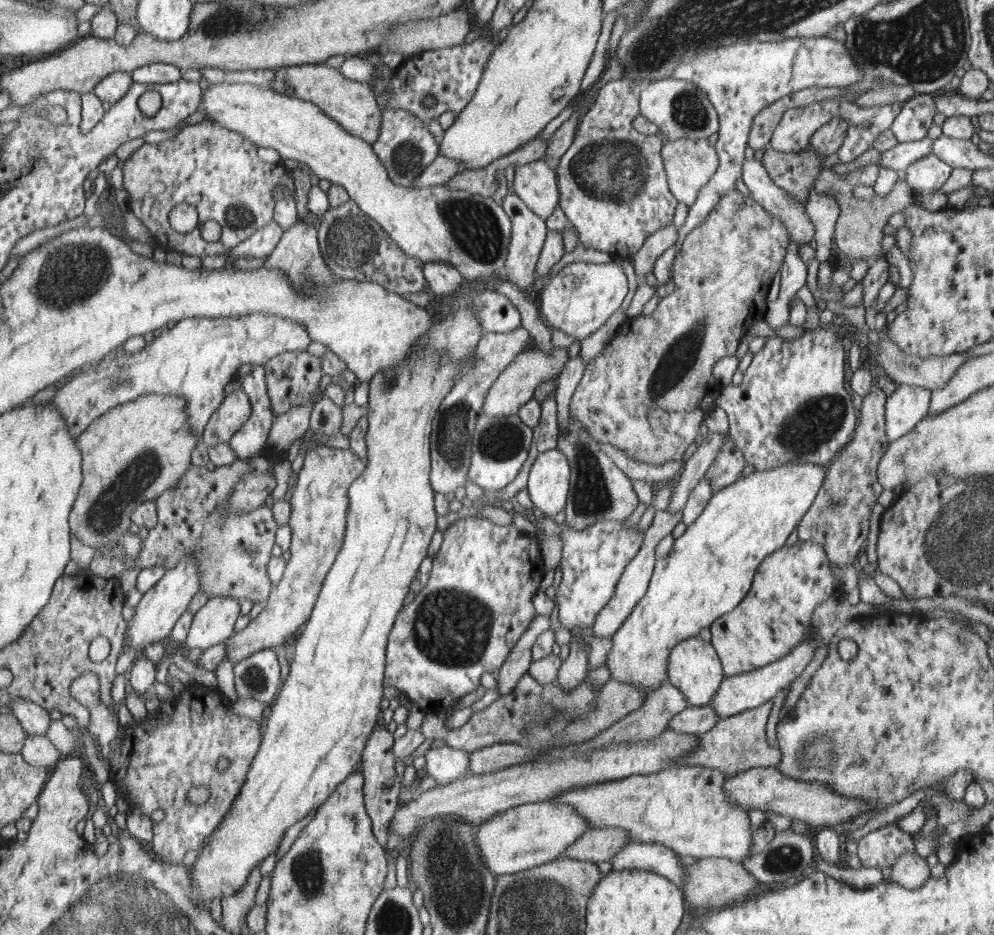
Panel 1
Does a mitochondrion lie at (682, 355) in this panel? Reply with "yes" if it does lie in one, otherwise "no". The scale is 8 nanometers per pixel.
yes

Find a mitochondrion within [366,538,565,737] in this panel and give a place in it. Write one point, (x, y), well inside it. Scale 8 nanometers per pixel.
(451, 628)

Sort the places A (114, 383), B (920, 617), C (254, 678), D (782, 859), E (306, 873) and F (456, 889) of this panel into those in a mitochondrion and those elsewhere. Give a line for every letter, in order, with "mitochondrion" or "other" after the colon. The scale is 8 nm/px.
A: mitochondrion
B: other
C: mitochondrion
D: mitochondrion
E: mitochondrion
F: mitochondrion

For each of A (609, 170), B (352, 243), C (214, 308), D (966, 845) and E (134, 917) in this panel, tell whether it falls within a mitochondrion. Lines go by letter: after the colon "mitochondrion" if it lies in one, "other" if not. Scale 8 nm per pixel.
A: mitochondrion
B: mitochondrion
C: other
D: other
E: mitochondrion

